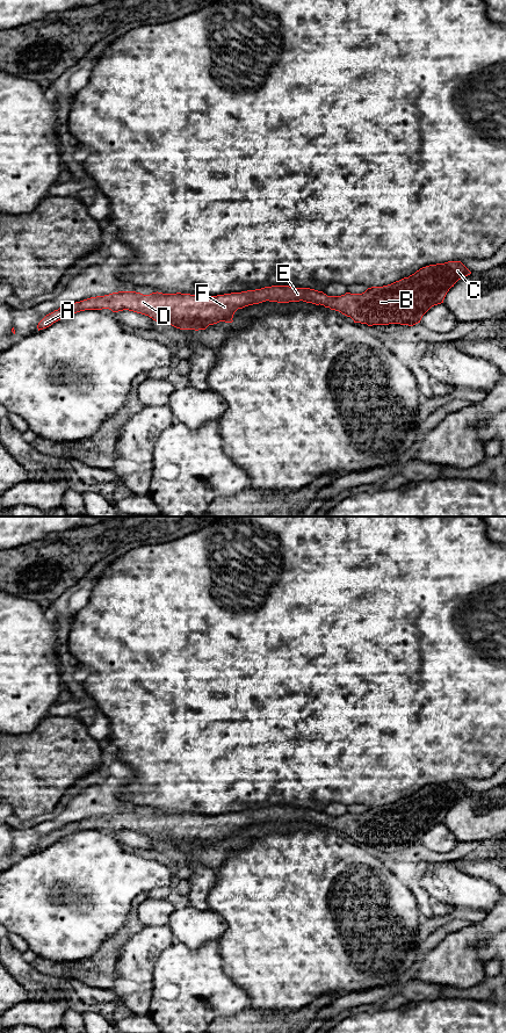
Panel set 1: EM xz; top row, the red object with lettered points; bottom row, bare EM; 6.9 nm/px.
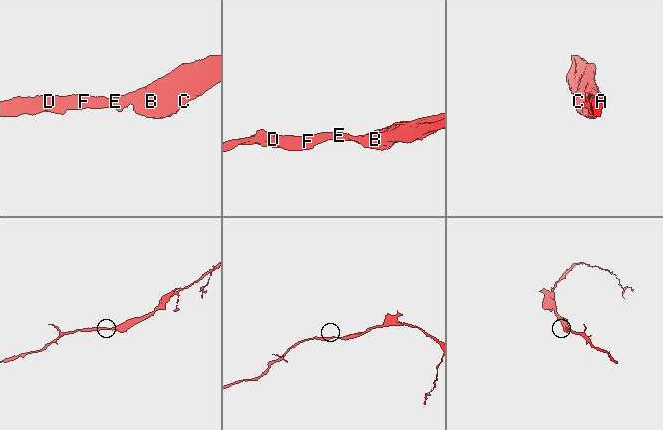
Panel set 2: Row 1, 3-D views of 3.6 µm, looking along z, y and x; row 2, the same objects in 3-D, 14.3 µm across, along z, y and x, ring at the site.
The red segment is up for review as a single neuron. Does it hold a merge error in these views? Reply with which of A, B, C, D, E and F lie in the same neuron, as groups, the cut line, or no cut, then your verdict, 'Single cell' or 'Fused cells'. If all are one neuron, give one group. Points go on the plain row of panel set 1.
Groups: A B C D E F. No split. Single cell

